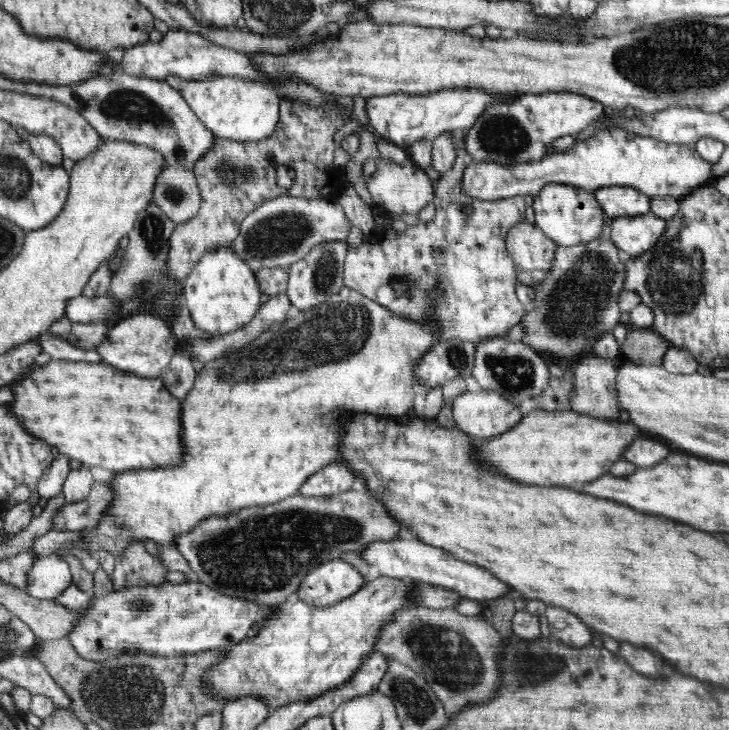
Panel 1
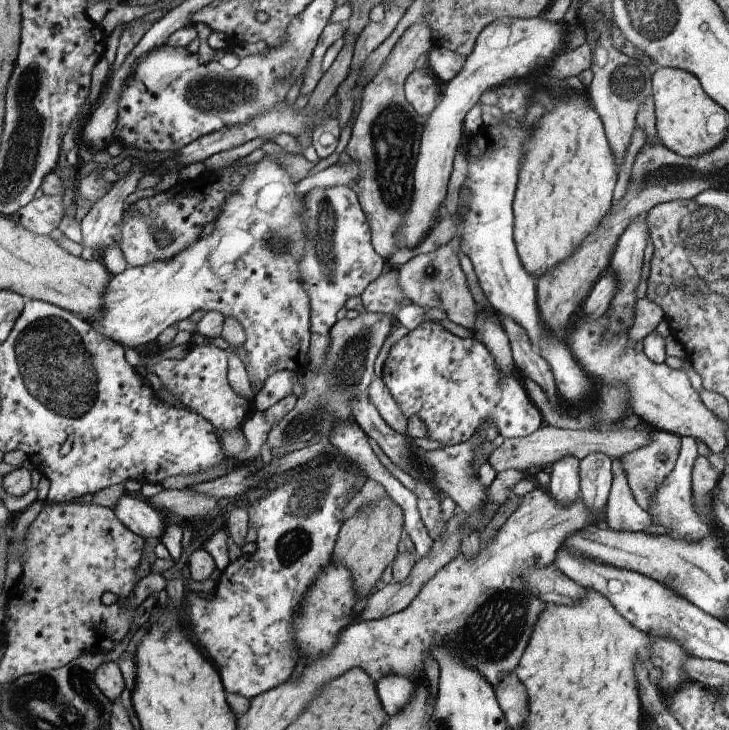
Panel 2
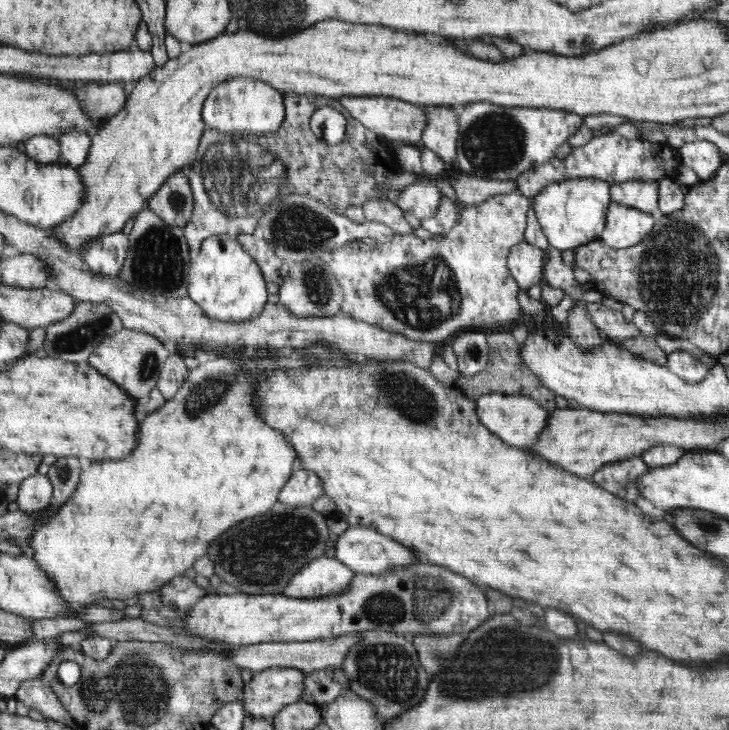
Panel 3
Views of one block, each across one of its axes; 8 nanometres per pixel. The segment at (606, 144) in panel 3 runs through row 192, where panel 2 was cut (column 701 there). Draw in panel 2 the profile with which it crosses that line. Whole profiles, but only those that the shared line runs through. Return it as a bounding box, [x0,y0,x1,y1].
[648,437,710,541]

